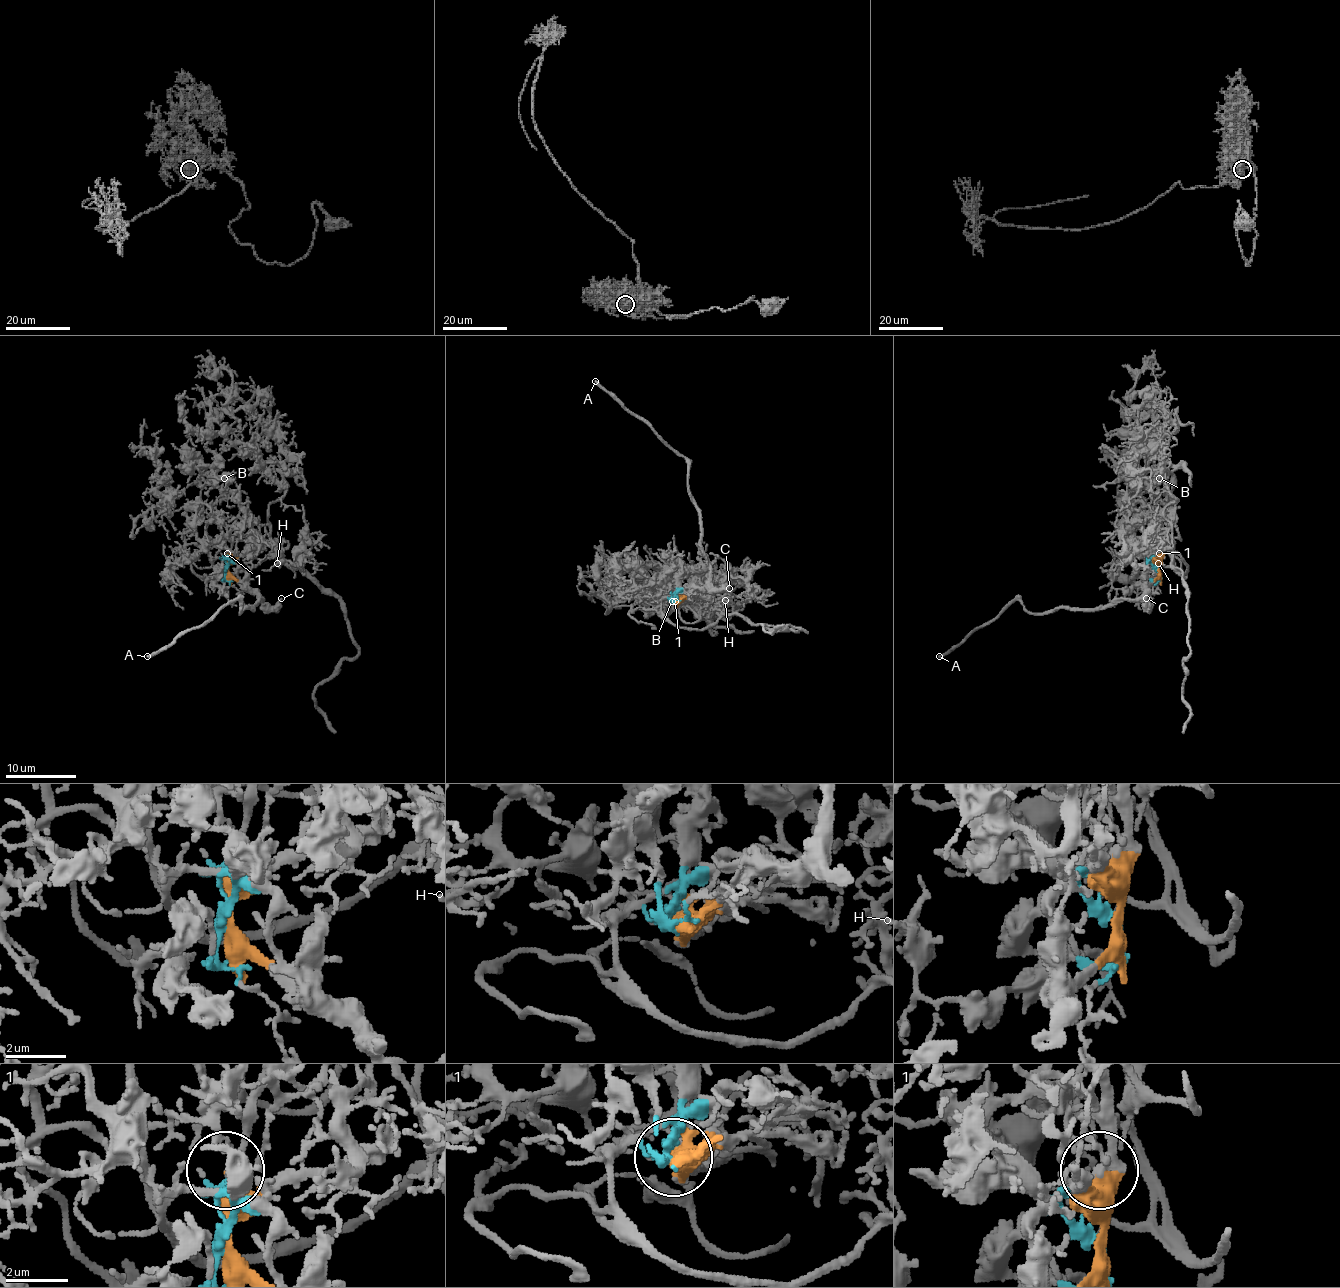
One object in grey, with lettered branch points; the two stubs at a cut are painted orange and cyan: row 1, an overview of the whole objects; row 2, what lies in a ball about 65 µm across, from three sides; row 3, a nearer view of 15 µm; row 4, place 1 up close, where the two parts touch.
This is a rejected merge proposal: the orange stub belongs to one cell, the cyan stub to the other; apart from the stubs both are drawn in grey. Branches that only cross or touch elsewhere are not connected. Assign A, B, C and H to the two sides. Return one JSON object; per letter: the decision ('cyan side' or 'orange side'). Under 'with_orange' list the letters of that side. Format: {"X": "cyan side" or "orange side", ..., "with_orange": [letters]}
{"A": "orange side", "B": "cyan side", "C": "orange side", "H": "cyan side", "with_orange": ["A", "C"]}

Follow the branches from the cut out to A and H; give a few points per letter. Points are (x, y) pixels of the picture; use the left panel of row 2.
A: (225, 570), (262, 598), (253, 609), (246, 607), (239, 612), (239, 602), (227, 602), (211, 618), (147, 657)
H: (225, 570), (225, 544), (229, 535), (266, 538), (278, 551), (281, 563), (276, 563)

